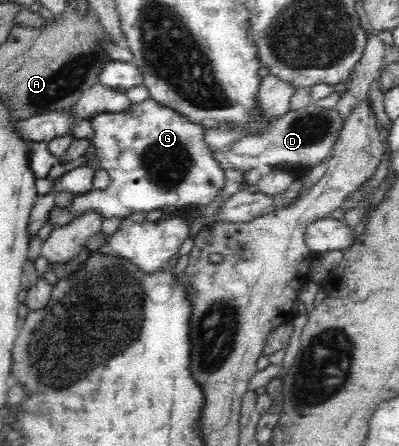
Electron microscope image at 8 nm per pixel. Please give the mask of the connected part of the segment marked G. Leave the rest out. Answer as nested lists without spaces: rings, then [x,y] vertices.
[[[148,98],[138,104],[133,103],[126,112],[104,113],[90,121],[93,129],[93,137],[90,139],[91,146],[94,147],[93,157],[108,174],[109,185],[98,192],[74,195],[68,208],[54,206],[47,219],[52,228],[70,224],[88,211],[96,211],[102,215],[102,222],[118,218],[122,225],[131,222],[130,217],[137,212],[146,214],[153,210],[167,210],[172,216],[174,214],[194,215],[200,207],[207,207],[213,203],[226,187],[225,172],[210,155],[211,147],[205,141],[204,127],[188,121],[168,107],[163,107],[154,99]]]

